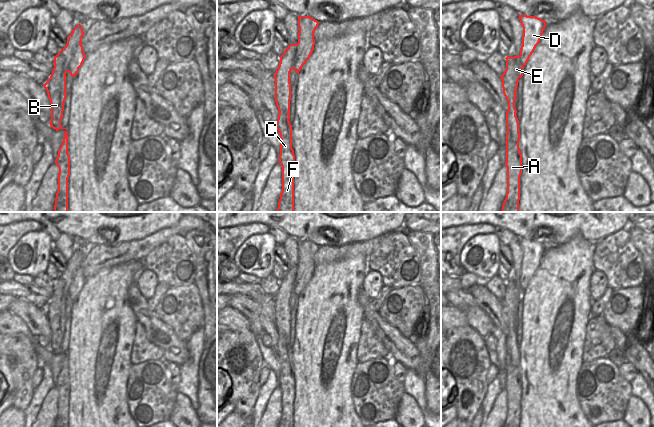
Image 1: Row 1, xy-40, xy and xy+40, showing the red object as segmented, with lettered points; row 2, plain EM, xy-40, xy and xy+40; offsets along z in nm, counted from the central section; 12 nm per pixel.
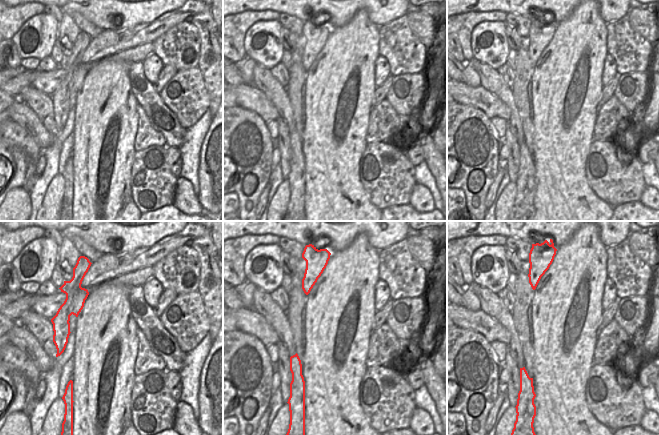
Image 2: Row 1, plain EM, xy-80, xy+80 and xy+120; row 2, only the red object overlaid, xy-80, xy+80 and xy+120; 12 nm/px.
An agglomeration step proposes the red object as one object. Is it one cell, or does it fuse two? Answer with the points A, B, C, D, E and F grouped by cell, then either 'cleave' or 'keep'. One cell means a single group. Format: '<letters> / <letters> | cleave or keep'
A C F / B D E | cleave

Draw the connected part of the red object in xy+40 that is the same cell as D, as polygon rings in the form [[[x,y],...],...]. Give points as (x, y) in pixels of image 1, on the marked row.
[[[519,15],[519,20],[523,27],[522,46],[520,48],[520,55],[514,56],[514,57],[507,56],[505,58],[506,59],[506,70],[500,76],[502,80],[503,94],[506,100],[508,101],[508,110],[506,111],[506,117],[508,117],[508,112],[511,111],[515,107],[516,91],[517,91],[519,79],[523,76],[523,68],[527,64],[536,46],[539,44],[540,38],[543,34],[543,31],[547,23],[546,21],[536,16],[527,16],[527,15]]]

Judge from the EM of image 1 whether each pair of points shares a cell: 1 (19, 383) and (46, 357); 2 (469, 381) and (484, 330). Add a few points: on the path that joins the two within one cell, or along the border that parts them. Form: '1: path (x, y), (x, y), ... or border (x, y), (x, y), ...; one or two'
1: border (34, 347), (34, 351), (41, 364); two
2: border (468, 324), (483, 338); two

